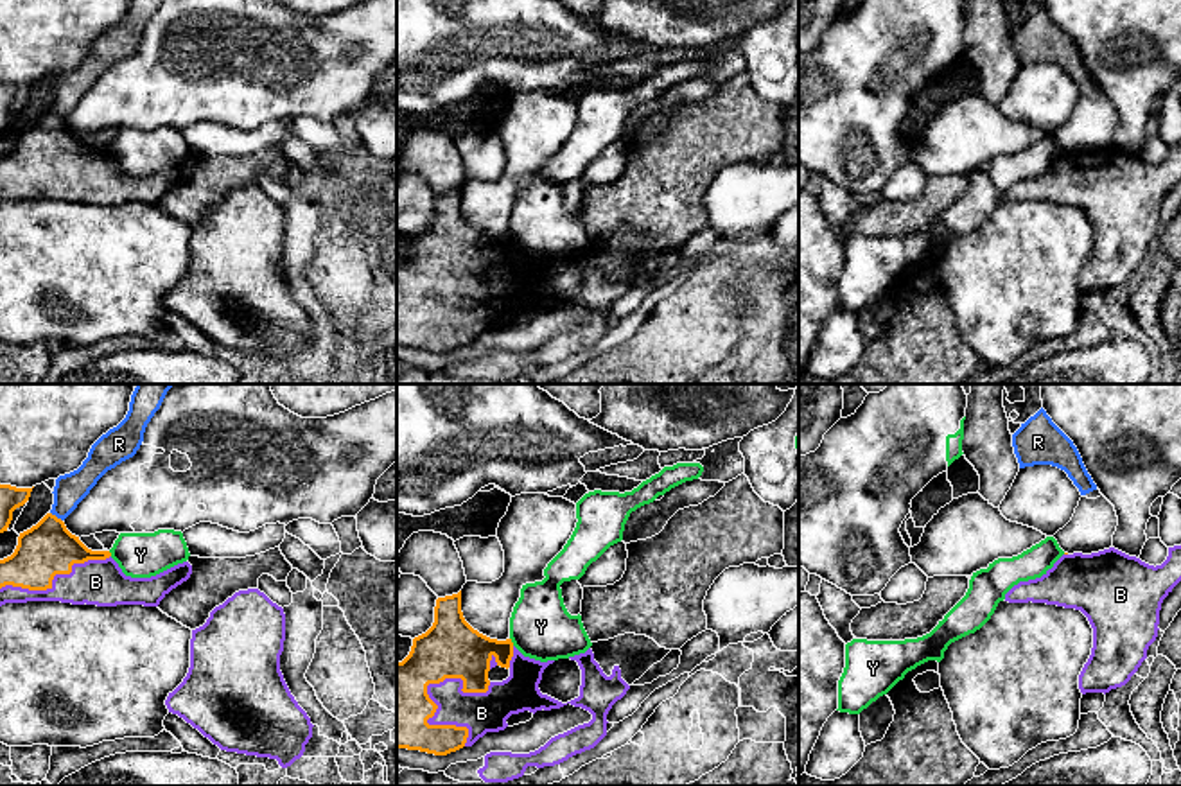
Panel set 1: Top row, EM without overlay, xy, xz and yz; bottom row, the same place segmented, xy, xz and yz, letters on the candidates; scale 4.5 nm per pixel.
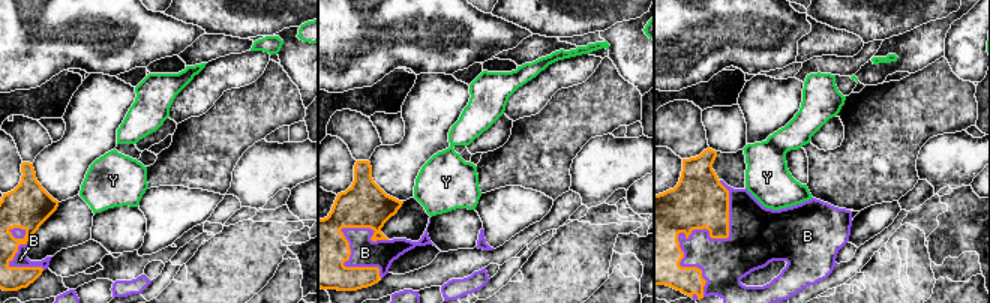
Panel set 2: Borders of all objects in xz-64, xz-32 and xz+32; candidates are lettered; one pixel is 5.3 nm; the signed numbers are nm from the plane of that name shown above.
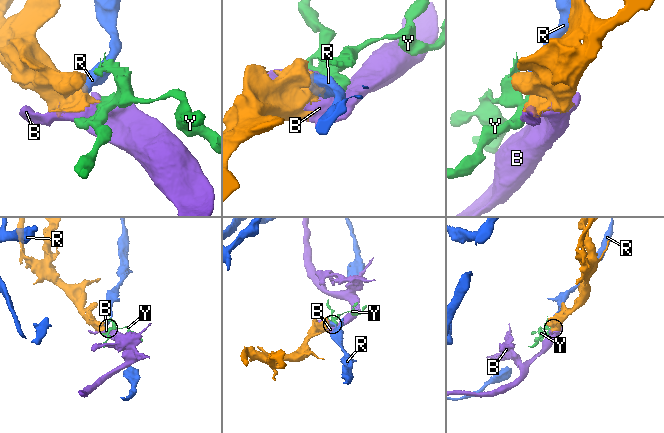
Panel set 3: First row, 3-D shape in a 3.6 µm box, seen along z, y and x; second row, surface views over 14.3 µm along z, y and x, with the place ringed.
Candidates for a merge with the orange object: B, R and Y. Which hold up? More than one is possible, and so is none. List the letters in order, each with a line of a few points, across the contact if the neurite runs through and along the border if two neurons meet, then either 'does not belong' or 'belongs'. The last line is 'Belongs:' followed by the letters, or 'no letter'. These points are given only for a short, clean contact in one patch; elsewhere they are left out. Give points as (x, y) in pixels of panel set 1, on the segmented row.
B: belongs
R: line xy (51, 512), (61, 521); does not belong
Y: line xz (510, 637), (514, 645); does not belong
Belongs: B

